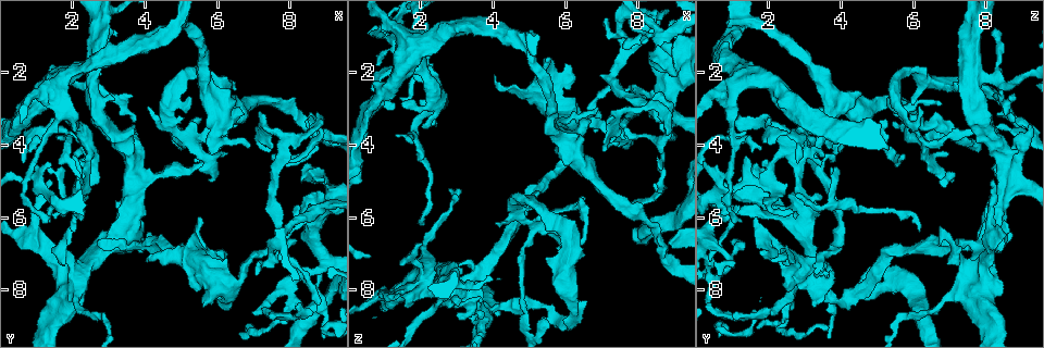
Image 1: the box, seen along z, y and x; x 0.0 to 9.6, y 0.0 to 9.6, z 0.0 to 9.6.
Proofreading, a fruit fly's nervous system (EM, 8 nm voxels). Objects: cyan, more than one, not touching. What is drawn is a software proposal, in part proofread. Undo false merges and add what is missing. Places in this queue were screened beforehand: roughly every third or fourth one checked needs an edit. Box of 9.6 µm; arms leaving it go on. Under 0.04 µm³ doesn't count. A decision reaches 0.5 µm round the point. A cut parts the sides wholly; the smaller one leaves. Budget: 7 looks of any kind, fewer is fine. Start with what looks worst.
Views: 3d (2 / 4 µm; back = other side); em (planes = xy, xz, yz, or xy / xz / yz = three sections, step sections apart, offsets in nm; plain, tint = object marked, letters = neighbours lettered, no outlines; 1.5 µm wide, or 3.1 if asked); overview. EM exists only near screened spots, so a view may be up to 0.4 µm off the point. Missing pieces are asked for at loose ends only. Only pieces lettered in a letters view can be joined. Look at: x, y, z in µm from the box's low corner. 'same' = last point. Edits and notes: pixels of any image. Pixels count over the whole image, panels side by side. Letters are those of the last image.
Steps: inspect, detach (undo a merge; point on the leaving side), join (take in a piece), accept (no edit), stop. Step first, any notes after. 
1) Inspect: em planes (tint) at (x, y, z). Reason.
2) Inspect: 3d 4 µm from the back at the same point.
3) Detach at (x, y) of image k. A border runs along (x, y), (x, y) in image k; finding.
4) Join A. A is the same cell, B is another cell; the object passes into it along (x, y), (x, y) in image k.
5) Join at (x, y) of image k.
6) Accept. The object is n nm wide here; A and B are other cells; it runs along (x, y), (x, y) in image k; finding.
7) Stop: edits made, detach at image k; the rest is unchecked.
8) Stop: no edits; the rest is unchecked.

Inspect: 3d 2 µm from the back at (8.70, 3.60, 6.75). Arms part here.

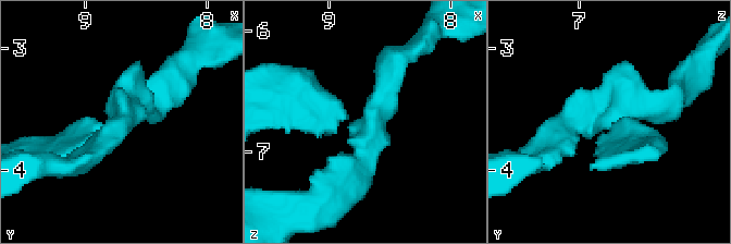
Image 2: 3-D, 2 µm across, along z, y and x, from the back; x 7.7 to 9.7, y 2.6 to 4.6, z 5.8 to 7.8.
Inspect: em planes (letters) at (8.66, 3.54, 6.80). 3 arms meet here; the arms are 200, 220, 220 nm wide; shape alone is not enough.

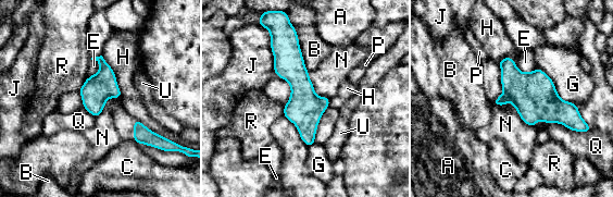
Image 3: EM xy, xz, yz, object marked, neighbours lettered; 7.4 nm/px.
Accept. The object is 220 nm wide here; A, B, C, E, G, H, J, N, P, Q, R and U are other cells; it runs along (294, 35), (310, 142) in image 3; all the same neuron.

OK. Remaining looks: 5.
Inspect: 3d 4 µm at (6.20, 2.50, 8.10). Thick turns thin.

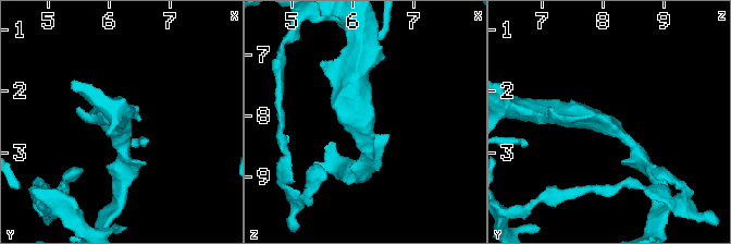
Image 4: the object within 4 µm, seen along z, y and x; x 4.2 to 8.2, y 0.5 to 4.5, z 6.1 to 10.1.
Inspect: em planes (tint) at (6.15, 2.50, 8.05). The arms are 200, 400 nm wide.

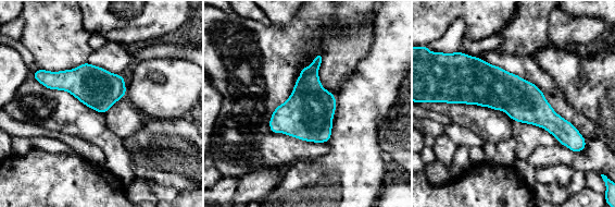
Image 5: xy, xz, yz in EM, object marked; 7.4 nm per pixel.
Inspect: em planes (letters) at the same point. See the neighbours.

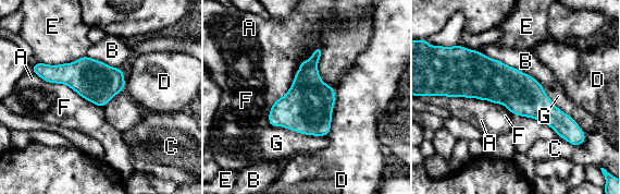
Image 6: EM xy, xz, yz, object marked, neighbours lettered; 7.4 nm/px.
Accept. A, B, C, D, E, F and G are other cells; a border runs along (475, 49), (532, 75), (543, 86) in image 6; continuous, no second neuron.

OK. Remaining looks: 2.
Inspect: 3d 4 µm at (1.35, 4.60, 3.75). Thin end.

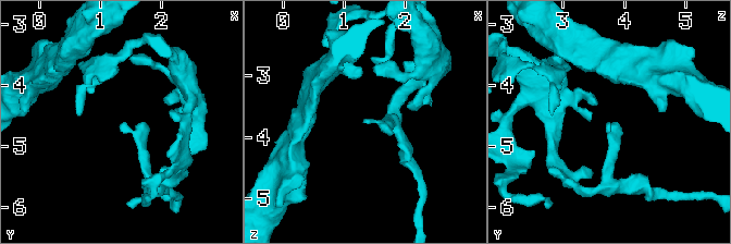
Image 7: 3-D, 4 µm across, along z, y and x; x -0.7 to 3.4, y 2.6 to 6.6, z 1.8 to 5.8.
Inspect: em xy step 4 (letters) at (1.35, 4.60, 3.75). Now the EM.

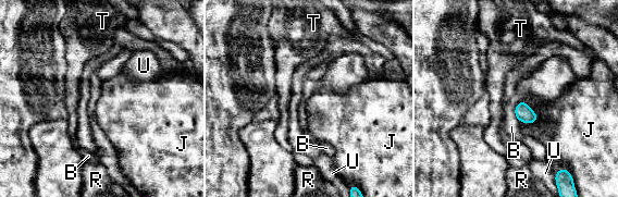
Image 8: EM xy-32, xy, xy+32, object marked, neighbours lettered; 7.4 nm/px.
Accept. The object is 120 nm wide here; B, J, R, T and U are other cells; a border runs along (520, 100), (515, 107), (520, 122) in image 8; no lettered piece goes on from it.

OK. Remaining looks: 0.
Stop: no edits; the rest is unchecked.

